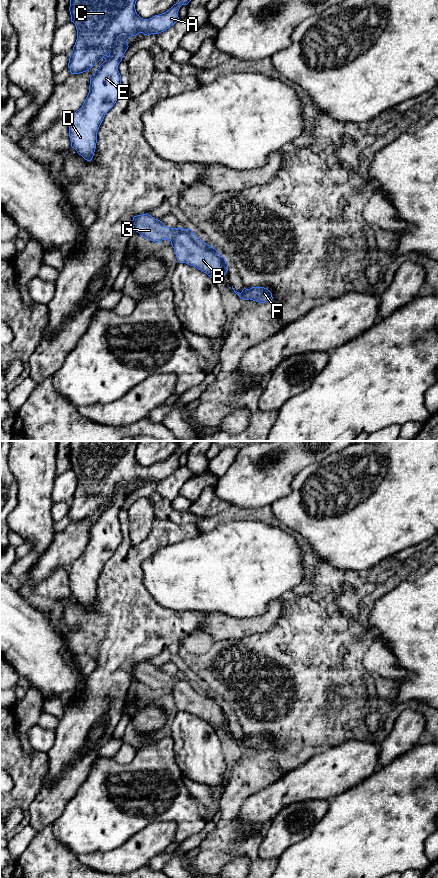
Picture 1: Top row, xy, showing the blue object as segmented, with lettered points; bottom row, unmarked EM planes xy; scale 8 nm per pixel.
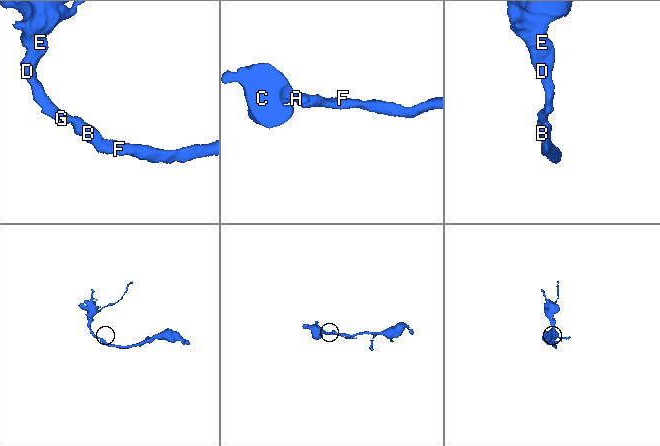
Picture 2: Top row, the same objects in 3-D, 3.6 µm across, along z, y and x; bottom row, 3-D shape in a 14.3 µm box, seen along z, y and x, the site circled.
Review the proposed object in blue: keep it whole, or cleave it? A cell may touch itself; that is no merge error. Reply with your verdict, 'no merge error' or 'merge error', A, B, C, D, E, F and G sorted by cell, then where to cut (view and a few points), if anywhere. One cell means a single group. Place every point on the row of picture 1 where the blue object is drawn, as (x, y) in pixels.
no merge error; groups A B C D E F G; cut none

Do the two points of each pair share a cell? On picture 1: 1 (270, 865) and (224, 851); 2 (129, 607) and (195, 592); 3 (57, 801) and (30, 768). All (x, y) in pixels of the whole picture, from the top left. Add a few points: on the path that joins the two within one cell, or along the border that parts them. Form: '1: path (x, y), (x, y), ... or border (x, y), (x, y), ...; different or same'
1: path (259, 862), (247, 850), (235, 850); same
2: border (143, 581), (148, 593), (159, 604), (178, 610); different
3: border (48, 760), (48, 771), (41, 788), (30, 803); different

